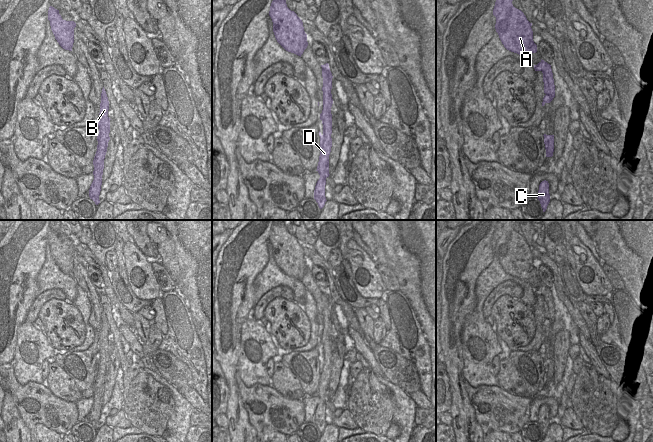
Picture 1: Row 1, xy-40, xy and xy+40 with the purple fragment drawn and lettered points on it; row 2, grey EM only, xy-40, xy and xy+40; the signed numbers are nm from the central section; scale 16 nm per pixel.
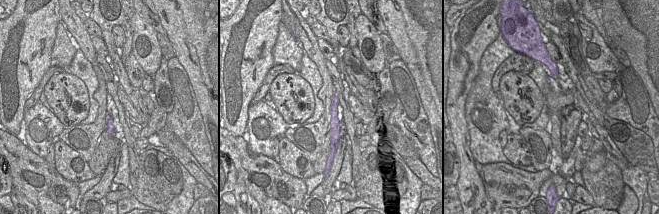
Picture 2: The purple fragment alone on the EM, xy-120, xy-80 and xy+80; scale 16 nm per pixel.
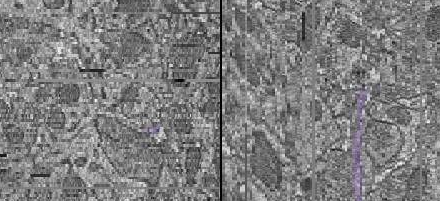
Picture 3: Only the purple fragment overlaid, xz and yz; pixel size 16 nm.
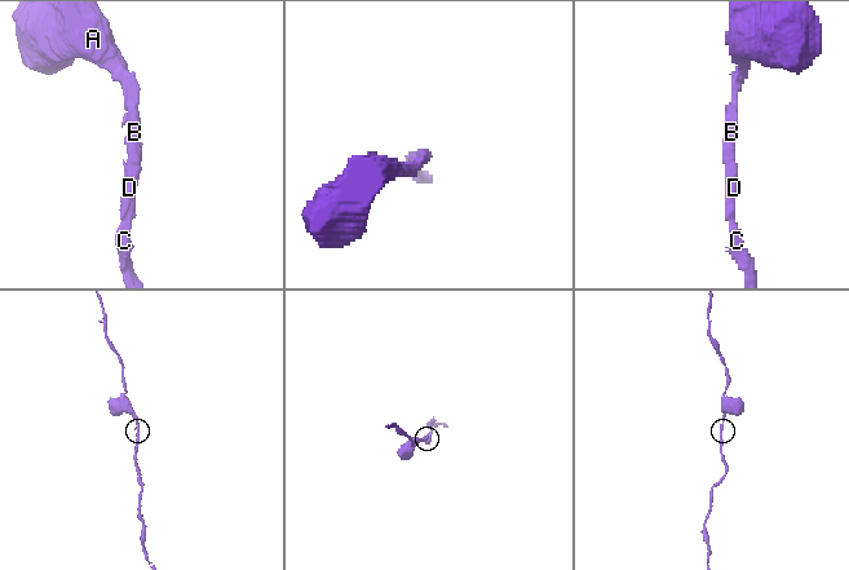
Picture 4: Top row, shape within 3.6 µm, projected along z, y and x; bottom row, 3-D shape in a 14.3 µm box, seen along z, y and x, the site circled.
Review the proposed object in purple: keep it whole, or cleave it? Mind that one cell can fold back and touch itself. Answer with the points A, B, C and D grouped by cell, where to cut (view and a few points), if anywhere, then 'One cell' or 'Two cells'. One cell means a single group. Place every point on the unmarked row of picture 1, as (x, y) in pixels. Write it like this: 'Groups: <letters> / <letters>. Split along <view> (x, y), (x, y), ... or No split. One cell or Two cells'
Groups: A B C D. No split. One cell.

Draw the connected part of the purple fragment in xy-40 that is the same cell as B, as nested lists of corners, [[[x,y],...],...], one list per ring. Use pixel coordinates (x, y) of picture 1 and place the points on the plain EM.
[[[103,311],[101,317],[100,337],[98,342],[99,358],[97,359],[97,375],[93,384],[94,404],[89,413],[89,421],[96,429],[100,427],[99,419],[102,409],[102,399],[104,393],[104,383],[107,376],[108,366],[110,364],[110,342],[108,341],[109,325],[106,315]]]

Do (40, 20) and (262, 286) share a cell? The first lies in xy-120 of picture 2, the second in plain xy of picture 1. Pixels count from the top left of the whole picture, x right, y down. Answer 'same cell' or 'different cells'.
different cells

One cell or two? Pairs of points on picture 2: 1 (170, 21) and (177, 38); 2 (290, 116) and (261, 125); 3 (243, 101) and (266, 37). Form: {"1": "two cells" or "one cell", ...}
{"1": "one cell", "2": "two cells", "3": "one cell"}

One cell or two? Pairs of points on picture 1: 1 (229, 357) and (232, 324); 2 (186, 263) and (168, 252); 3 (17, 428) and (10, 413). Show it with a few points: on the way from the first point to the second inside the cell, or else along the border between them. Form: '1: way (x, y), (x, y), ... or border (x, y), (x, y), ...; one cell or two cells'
1: way (229, 349), (229, 332); one cell
2: border (169, 233), (179, 268), (179, 275), (175, 280); two cells
3: way (13, 424), (11, 417); one cell

